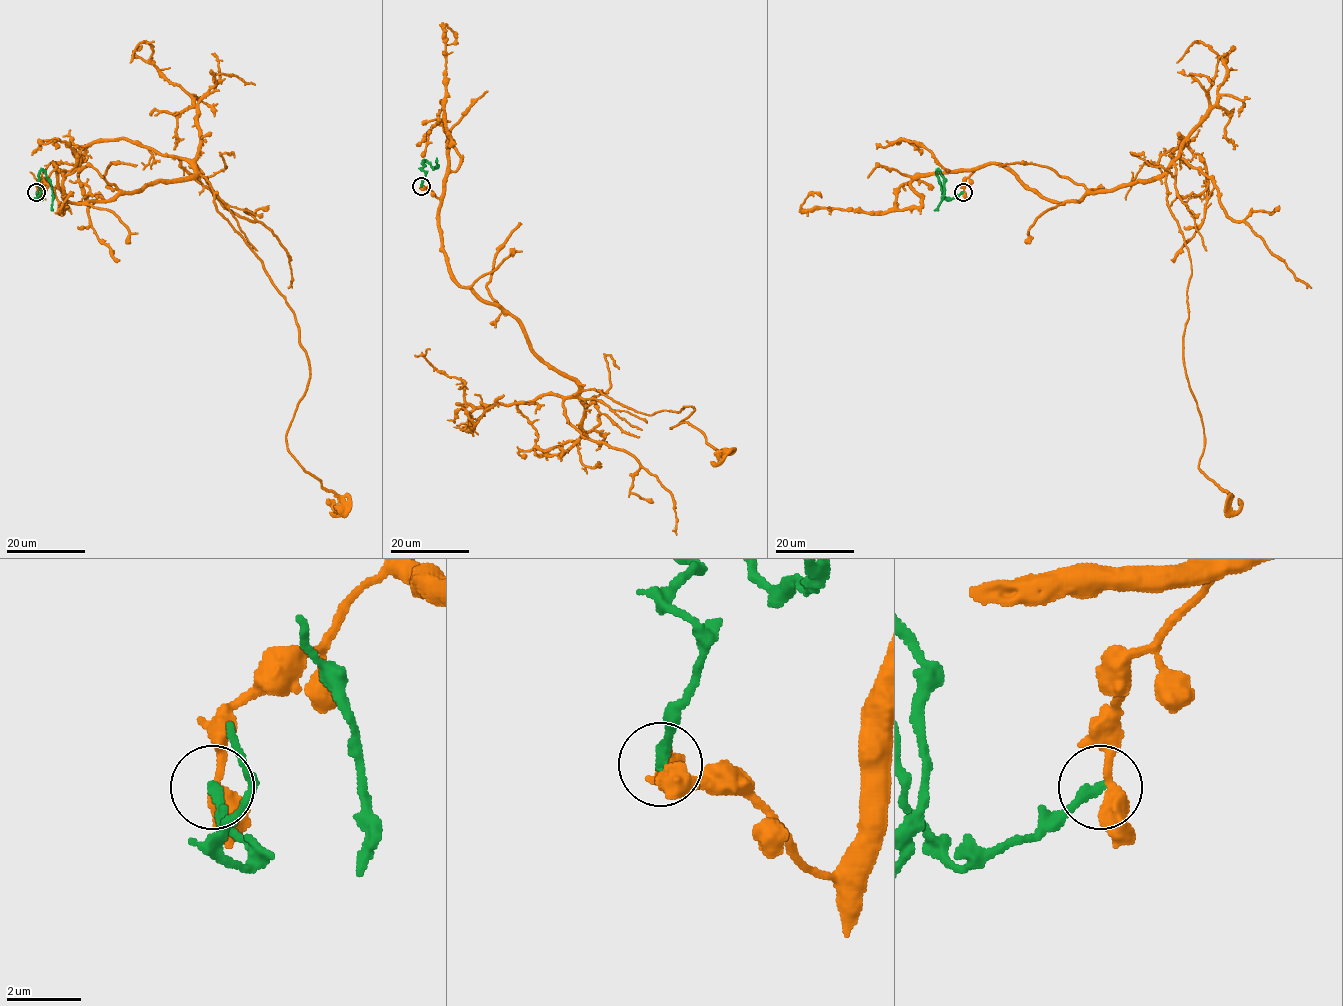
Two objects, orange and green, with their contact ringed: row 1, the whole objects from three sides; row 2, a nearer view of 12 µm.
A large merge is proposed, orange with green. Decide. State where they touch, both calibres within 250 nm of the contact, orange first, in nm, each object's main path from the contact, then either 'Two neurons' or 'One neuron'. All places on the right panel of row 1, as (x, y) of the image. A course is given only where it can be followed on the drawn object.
Place: (963, 192). Thickness 380 nm (orange) against 320 nm. Course of orange: (963, 192), (991, 163), (1058, 202), (1166, 175), (1191, 261), (1199, 468), (1236, 512), (1239, 499). Course of green: (962, 192), (948, 200), (942, 193), (937, 170), (944, 179), (943, 199), (934, 210). Two neurons

